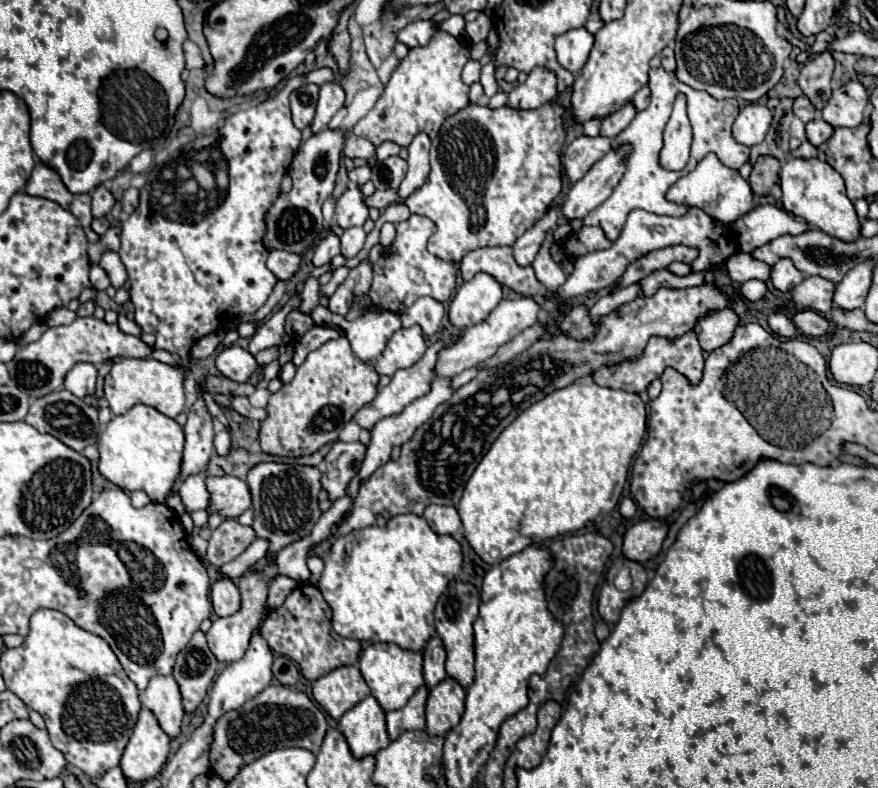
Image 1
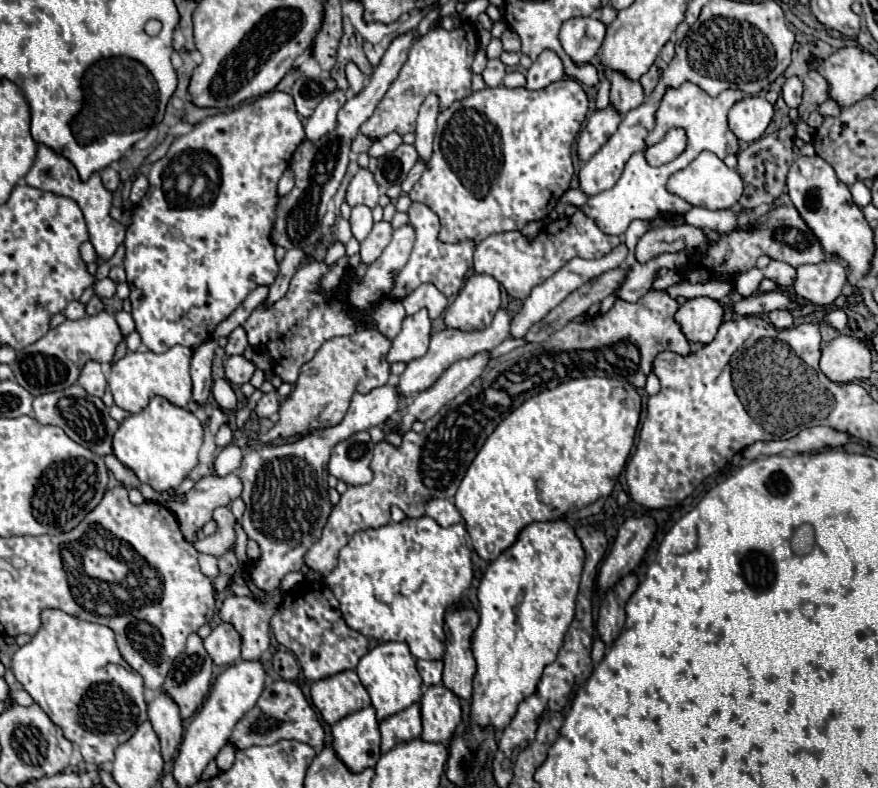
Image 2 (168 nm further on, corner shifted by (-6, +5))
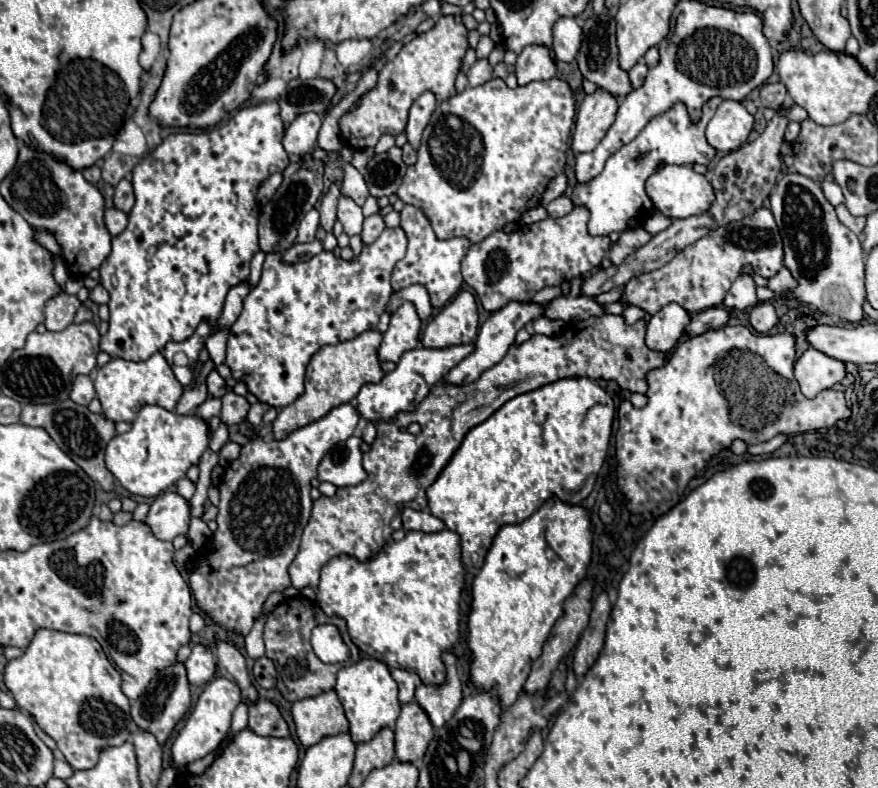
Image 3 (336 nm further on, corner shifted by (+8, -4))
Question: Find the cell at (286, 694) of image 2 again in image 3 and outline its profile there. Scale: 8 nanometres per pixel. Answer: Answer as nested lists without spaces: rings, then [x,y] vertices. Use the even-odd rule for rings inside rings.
[[[260,700],[256,706],[250,708],[248,728],[252,728],[256,734],[262,734],[262,736],[278,736],[278,738],[290,736],[288,724],[284,722],[282,714],[268,700]]]

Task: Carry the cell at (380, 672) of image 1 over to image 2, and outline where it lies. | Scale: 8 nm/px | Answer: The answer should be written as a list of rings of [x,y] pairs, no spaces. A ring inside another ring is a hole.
[[[390,641],[390,643],[376,645],[372,651],[368,651],[360,659],[356,673],[358,673],[360,681],[364,683],[366,691],[370,693],[372,707],[376,709],[378,721],[410,707],[412,703],[420,701],[420,697],[422,697],[422,677],[416,669],[416,659],[410,653],[406,643],[392,643]]]

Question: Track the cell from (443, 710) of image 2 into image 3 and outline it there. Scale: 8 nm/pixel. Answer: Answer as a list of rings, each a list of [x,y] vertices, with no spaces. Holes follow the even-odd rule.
[[[404,704],[394,726],[394,754],[398,762],[418,762],[432,740],[434,730],[424,716],[424,710],[416,704]]]

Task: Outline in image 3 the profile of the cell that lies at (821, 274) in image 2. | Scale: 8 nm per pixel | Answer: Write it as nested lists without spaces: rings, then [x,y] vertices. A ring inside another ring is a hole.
[[[782,268],[776,276],[772,276],[768,280],[768,288],[774,290],[774,292],[786,292],[786,290],[790,290],[794,286],[796,286],[796,282],[792,280],[792,274],[786,268]]]

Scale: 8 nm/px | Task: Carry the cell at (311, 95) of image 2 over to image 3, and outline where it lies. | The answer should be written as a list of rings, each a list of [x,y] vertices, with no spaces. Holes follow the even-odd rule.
[[[326,78],[312,80],[290,80],[286,94],[280,96],[280,116],[284,122],[292,122],[302,112],[324,114],[336,94],[336,84]]]

